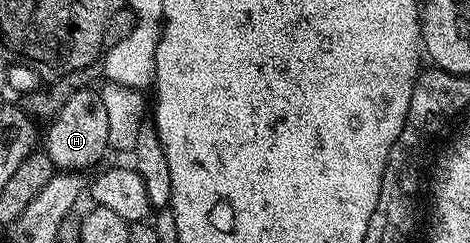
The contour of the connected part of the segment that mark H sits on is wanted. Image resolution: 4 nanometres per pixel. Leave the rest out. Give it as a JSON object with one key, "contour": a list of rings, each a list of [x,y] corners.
{"contour":[[[97,88],[77,89],[72,99],[68,99],[64,107],[60,107],[49,125],[50,130],[44,133],[44,137],[50,142],[44,145],[44,152],[52,159],[55,170],[87,171],[86,169],[92,168],[108,152],[107,108],[104,107],[104,99]]]}

